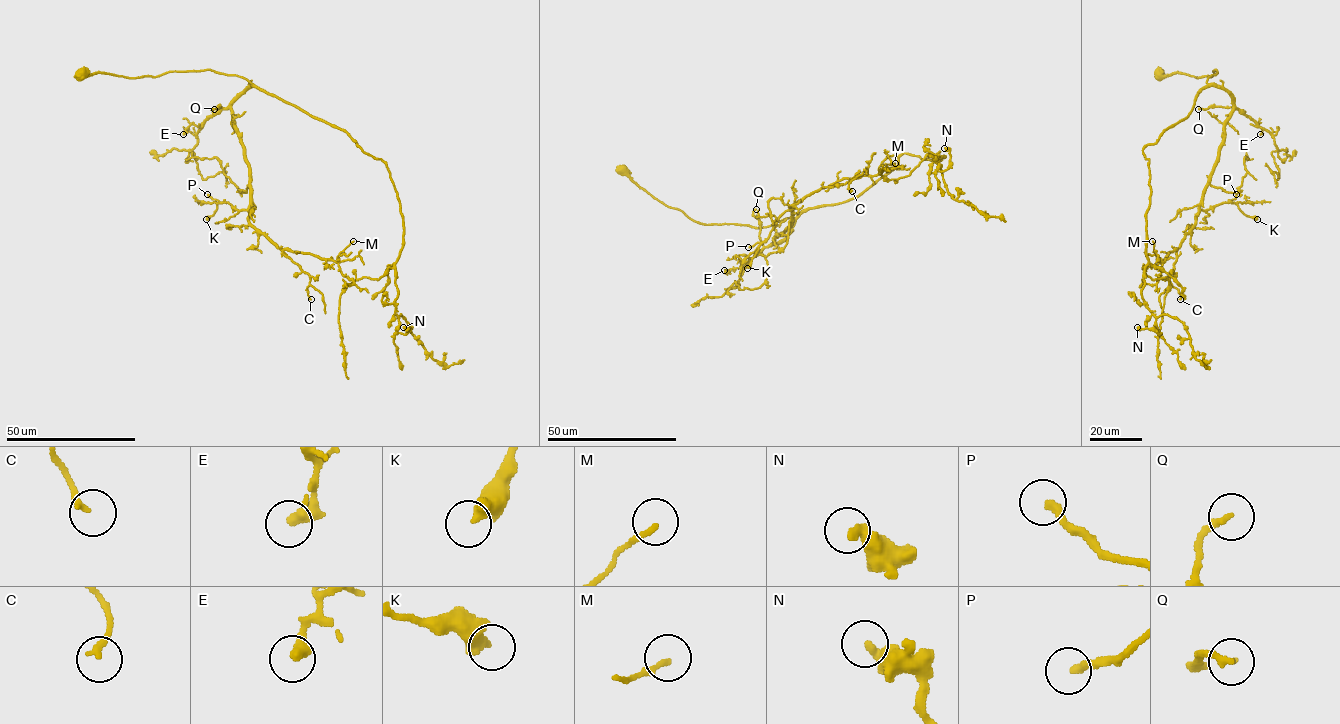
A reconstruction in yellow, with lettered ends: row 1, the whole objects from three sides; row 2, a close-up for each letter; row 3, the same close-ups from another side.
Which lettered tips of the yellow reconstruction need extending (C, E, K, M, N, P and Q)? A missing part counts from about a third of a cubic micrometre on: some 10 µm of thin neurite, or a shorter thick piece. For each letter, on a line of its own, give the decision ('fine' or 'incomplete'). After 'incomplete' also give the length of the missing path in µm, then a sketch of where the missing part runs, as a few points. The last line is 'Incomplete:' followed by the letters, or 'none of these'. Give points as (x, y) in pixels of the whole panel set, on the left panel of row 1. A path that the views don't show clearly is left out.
C: fine
E: fine
K: incomplete; about 25 µm are missing; missing branch runs (206, 219), (191, 216), (181, 220), (172, 230), (179, 239)
M: fine
N: fine
P: fine
Q: fine
Incomplete: K

